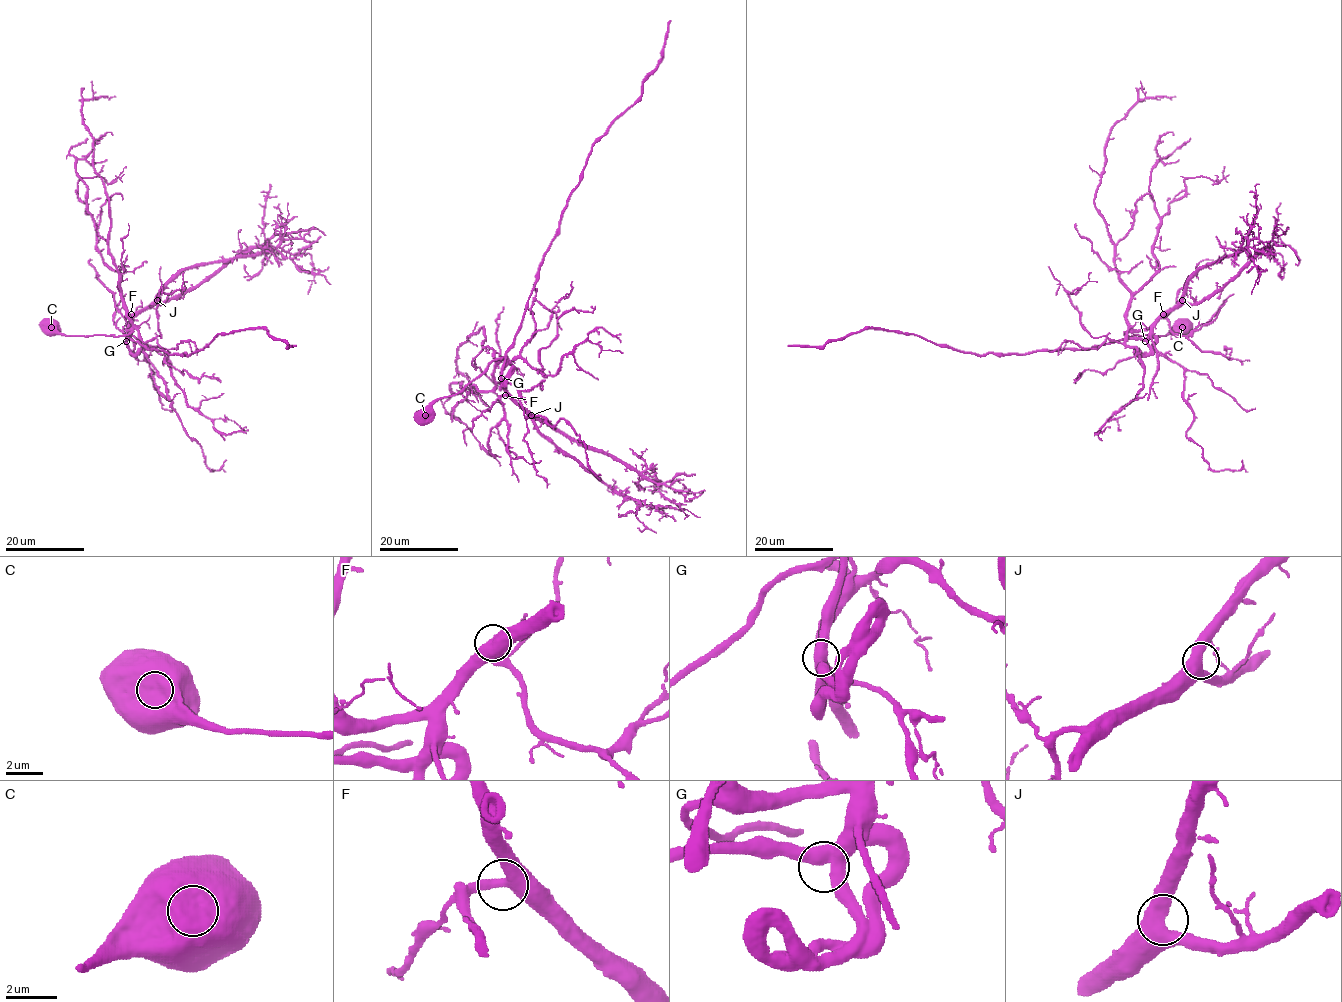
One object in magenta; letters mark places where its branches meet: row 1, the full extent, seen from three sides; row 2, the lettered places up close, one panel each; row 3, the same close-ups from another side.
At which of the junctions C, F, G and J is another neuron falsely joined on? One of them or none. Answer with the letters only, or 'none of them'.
none of them

